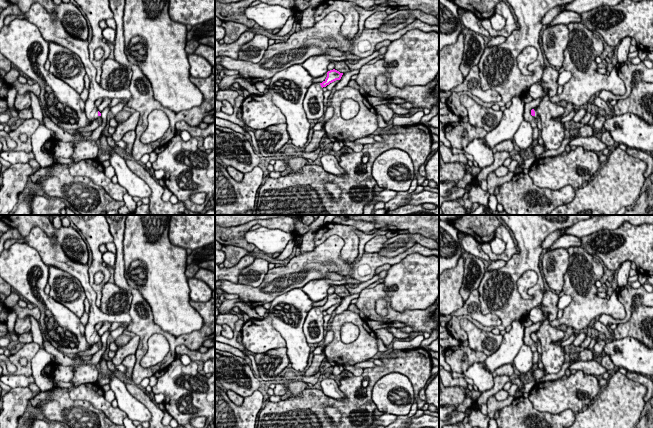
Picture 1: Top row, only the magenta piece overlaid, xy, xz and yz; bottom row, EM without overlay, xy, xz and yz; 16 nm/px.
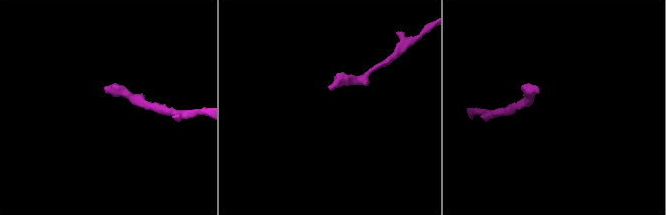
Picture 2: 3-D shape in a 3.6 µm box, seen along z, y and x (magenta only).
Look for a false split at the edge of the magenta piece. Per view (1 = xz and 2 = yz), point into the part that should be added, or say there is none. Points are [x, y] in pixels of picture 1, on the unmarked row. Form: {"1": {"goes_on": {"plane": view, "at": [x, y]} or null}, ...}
{"1": {"goes_on": {"plane": "xz", "at": [313, 329]}}, "2": {"goes_on": {"plane": "yz", "at": [552, 358]}}}

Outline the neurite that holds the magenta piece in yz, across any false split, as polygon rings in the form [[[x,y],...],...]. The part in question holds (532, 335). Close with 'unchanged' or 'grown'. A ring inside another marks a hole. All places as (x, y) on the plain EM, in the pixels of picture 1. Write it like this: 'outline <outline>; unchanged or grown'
outline [[[539,305],[531,309],[528,318],[532,323],[541,323],[539,329],[531,334],[531,339],[536,342],[539,340],[541,343],[543,368],[532,370],[531,375],[534,380],[538,380],[544,375],[559,373],[565,363],[565,347],[558,346],[556,343],[565,340],[564,331],[550,325],[550,321],[545,317]]]; grown

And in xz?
outline [[[333,293],[327,296],[327,301],[322,307],[313,307],[307,314],[305,322],[303,324],[303,332],[308,344],[319,343],[324,340],[324,320],[323,311],[326,311],[330,307],[340,304],[343,297]]]; grown

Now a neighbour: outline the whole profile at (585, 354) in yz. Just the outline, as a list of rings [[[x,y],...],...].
[[[582,349],[579,353],[578,353],[578,358],[575,361],[569,361],[563,364],[562,369],[560,370],[559,373],[557,374],[547,374],[544,375],[541,379],[535,380],[535,383],[541,383],[541,382],[546,382],[546,381],[552,381],[552,380],[556,380],[558,378],[561,378],[565,375],[566,369],[571,366],[573,363],[579,362],[579,361],[589,361],[592,360],[594,358],[594,353],[593,351],[589,350],[589,349]]]

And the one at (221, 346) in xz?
[[[215,341],[215,349],[230,352],[243,359],[245,359],[245,356],[246,356],[241,350],[239,350],[231,345],[228,345],[228,344],[222,343],[222,342],[218,342],[218,341]]]

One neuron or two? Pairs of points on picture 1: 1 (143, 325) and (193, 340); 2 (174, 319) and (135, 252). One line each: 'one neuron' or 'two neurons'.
1: one neuron
2: one neuron

